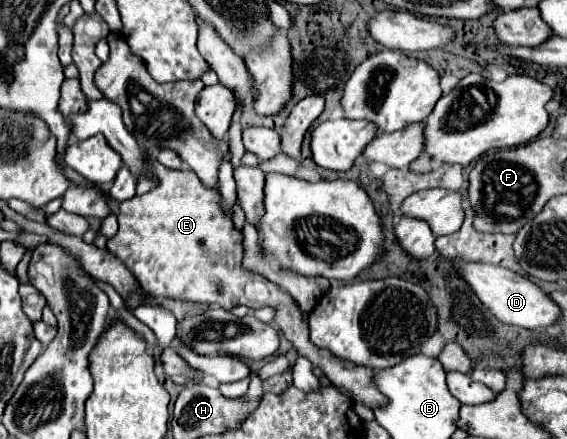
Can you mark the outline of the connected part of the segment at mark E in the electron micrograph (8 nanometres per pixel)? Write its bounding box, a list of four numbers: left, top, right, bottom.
[107,153,385,409]

